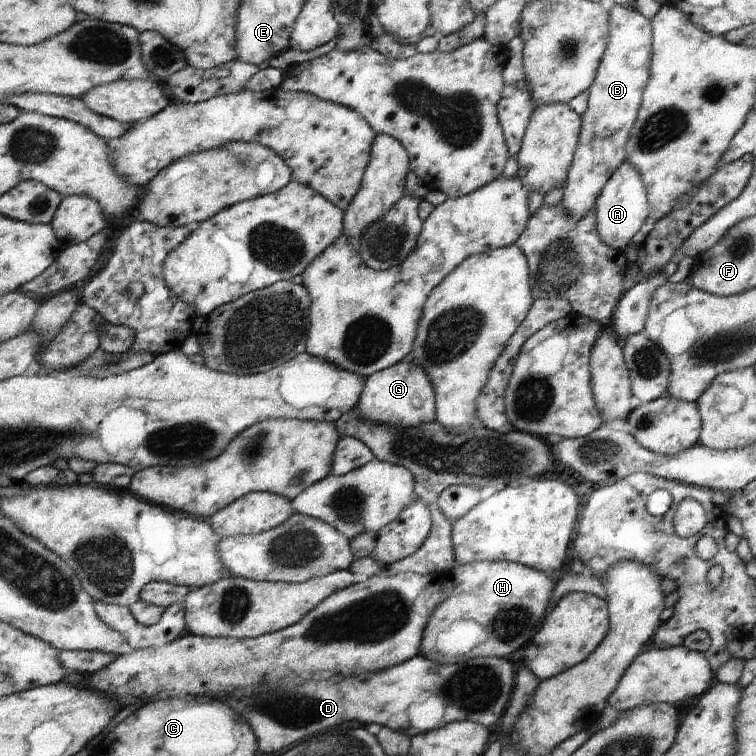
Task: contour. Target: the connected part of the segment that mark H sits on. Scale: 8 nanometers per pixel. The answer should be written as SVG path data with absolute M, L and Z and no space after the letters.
M506 561L463 564L454 568L449 577L445 598L434 608L423 630L419 655L430 658L428 660L438 660L438 652L443 656L464 656L469 659L474 656L502 658L525 647L534 638L545 618L551 592L555 587L549 573Z

